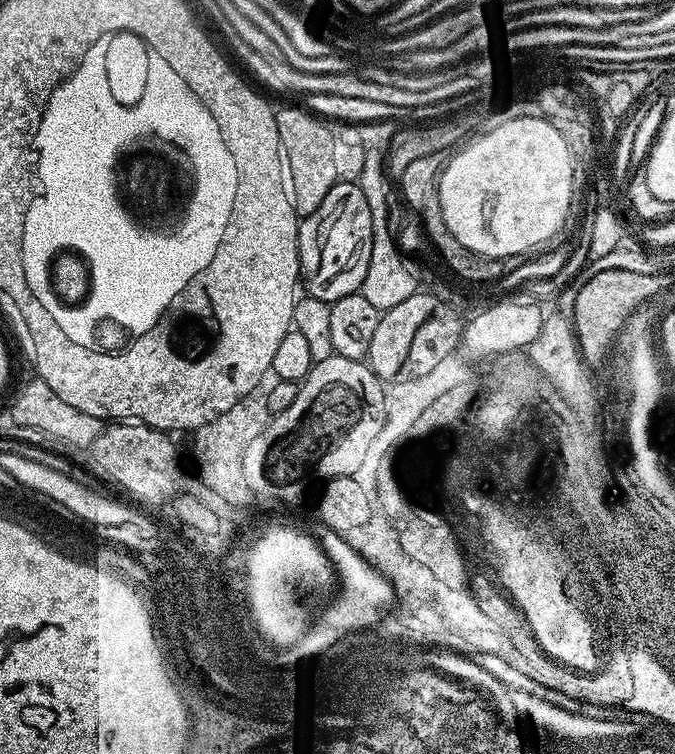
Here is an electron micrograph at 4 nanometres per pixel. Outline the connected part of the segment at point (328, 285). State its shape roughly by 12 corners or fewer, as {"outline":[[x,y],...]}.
{"outline":[[338,182],[300,220],[307,295],[359,293],[370,266],[370,206]]}

